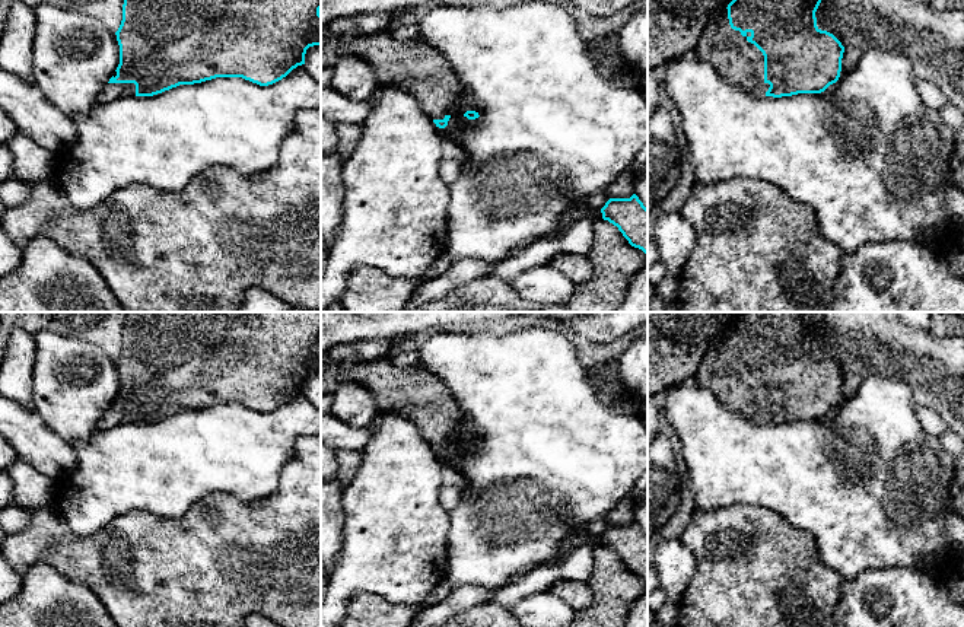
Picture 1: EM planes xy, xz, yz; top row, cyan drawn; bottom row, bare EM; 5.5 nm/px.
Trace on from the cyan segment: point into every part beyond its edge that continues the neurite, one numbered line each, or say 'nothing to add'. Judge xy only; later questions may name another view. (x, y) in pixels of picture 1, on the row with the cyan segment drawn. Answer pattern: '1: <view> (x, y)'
1: xy (113, 91)

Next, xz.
1: xz (410, 64)

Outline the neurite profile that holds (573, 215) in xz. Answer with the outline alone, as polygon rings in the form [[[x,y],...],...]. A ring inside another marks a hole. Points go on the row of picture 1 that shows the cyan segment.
[[[579,206],[579,207],[570,209],[569,211],[566,211],[561,216],[561,219],[559,222],[559,226],[561,229],[566,229],[570,225],[573,225],[575,222],[578,222],[579,219],[582,219],[586,213],[588,213],[588,207],[586,206]]]

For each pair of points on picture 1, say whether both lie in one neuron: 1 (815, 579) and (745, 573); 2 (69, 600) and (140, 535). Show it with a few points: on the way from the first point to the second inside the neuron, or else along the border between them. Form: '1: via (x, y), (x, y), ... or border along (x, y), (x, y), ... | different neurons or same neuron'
1: via (798, 579), (763, 579) | same neuron
2: border along (54, 567), (69, 579), (85, 585), (107, 611) | different neurons

